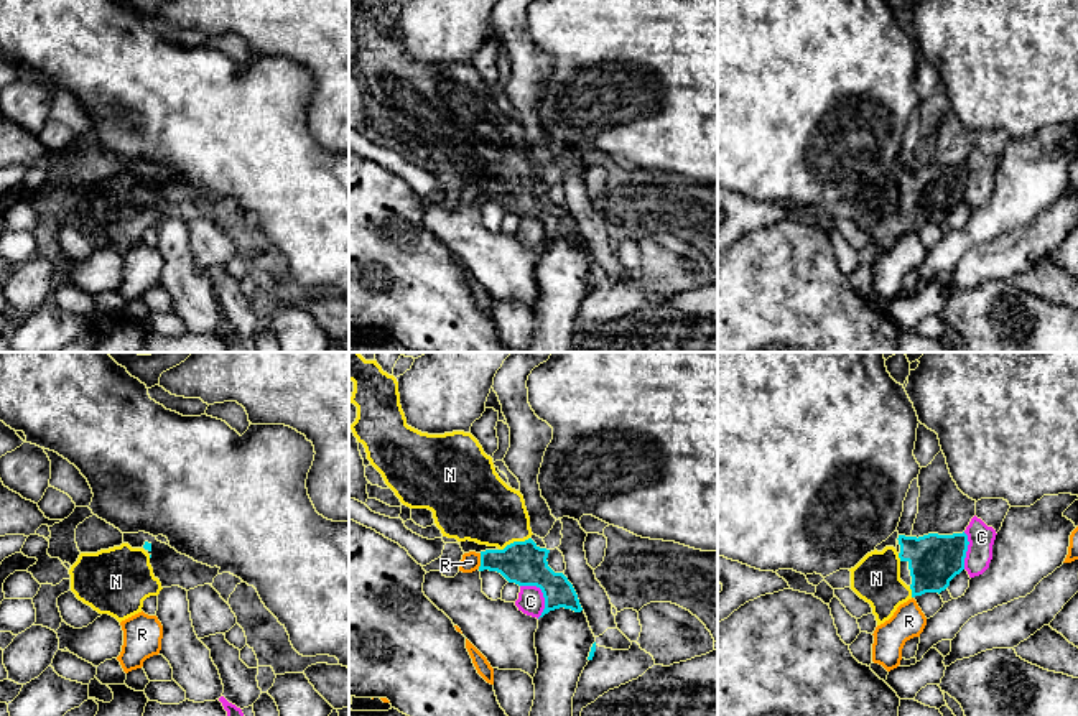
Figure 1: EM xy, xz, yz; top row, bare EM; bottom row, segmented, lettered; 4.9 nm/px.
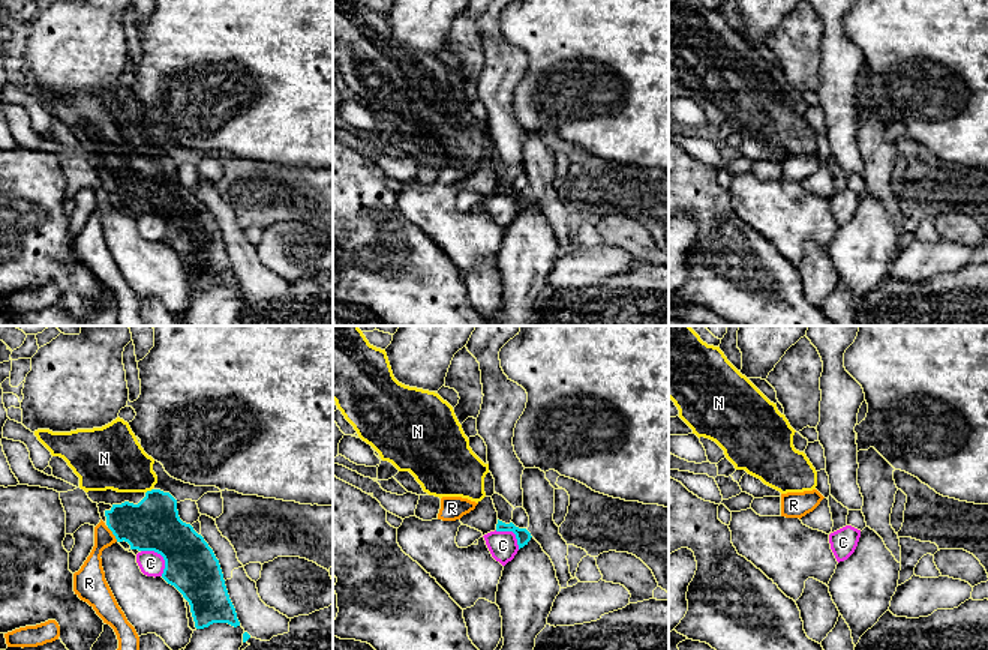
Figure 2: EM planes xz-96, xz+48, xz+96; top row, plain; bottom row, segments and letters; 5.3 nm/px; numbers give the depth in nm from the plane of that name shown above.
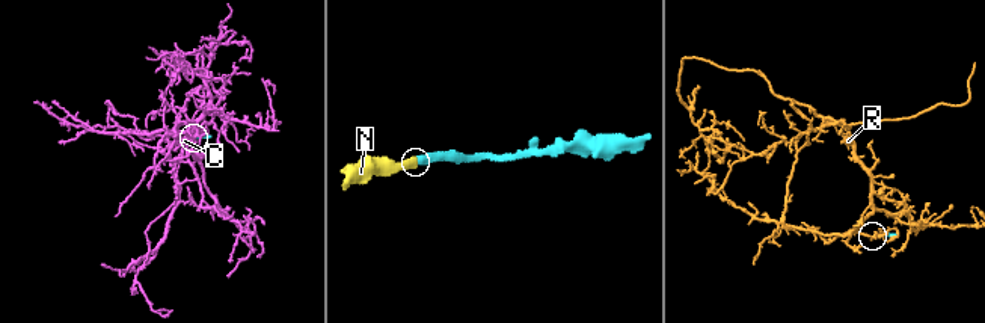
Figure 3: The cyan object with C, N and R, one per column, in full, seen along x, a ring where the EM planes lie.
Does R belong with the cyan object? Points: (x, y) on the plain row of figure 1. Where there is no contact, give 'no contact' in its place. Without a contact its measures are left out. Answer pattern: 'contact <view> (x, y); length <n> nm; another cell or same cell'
contact xz (481, 193); length 80 nm; another cell

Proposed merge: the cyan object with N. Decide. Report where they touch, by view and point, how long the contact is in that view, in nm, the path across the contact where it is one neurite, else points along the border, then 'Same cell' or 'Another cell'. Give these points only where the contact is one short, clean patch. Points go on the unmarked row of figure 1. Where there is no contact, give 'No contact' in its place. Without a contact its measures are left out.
Touches cyan at xz (514, 173). Shared border 170 nm. Path across: xz (524, 195), (517, 188), (514, 173), (478, 137). Same cell

